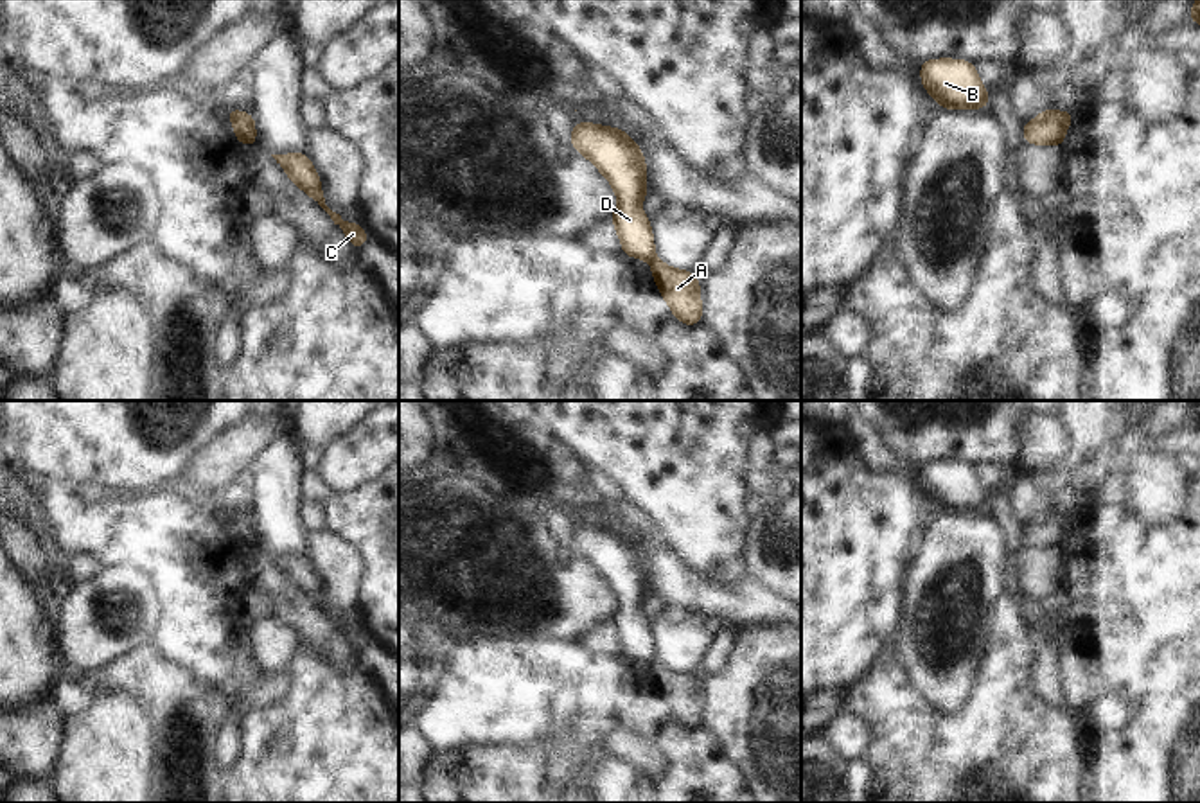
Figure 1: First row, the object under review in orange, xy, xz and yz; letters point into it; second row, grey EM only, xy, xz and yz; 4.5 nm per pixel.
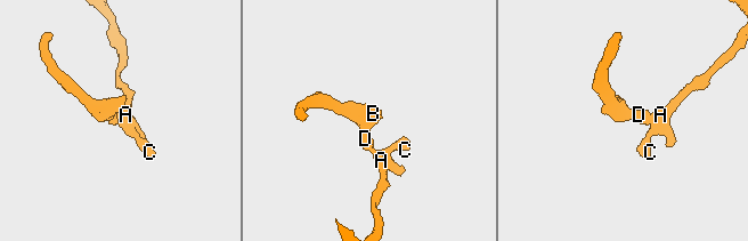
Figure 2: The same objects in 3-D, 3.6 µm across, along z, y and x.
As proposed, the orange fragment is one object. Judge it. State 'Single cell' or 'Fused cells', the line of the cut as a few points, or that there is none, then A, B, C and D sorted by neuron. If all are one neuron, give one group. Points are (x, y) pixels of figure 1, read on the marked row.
Fused cells. Split along yz (1057, 115), (1064, 133). Groups: A C / B D.

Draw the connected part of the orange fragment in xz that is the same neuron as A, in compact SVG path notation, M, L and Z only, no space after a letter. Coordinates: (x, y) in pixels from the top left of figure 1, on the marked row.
M657 257L649 259L661 296L668 302L674 316L686 323L697 325L702 314L699 296L701 280L692 271L672 269Z

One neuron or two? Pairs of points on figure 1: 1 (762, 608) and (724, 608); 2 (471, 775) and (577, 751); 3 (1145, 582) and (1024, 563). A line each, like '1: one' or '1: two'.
1: one
2: two
3: two

